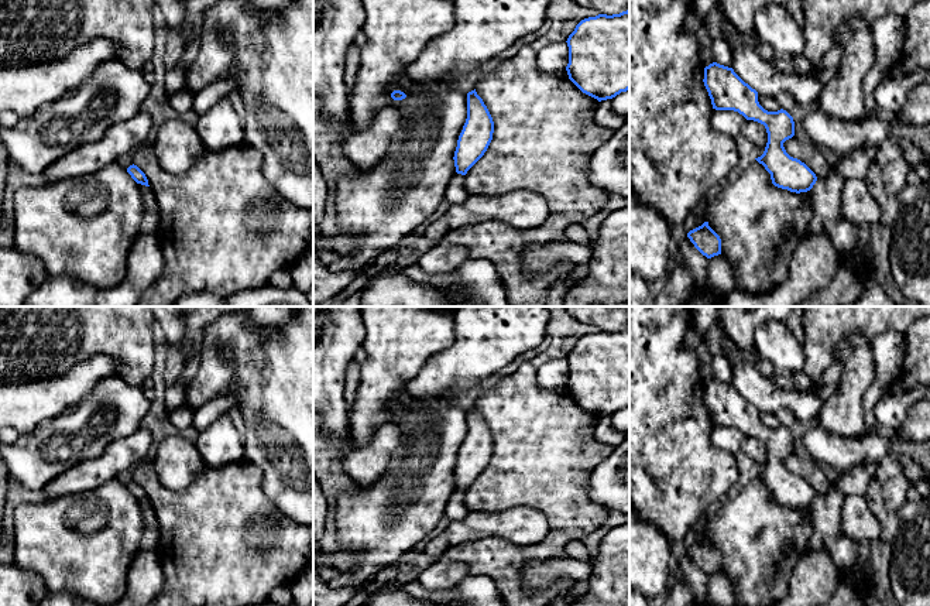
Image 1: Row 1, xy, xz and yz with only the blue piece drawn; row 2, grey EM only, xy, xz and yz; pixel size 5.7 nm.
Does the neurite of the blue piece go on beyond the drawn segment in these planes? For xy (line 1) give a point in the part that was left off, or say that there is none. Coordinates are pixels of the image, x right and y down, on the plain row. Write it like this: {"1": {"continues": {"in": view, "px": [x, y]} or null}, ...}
{"1": {"continues": null}}

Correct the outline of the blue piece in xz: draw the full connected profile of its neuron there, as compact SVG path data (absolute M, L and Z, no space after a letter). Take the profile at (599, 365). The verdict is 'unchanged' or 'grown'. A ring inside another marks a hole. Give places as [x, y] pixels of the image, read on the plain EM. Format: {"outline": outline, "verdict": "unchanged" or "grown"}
{"outline": "M629 326L581 336L567 355L569 396L598 418L629 405Z", "verdict": "unchanged"}

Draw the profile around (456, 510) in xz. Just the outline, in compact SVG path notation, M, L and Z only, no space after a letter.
M456 489L445 507L445 516L452 523L457 523L463 520L469 513L470 511L464 504L464 492Z

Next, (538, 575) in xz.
M569 557L535 561L521 568L521 582L529 592L546 589L560 579L587 581L591 566Z

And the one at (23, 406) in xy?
M92 355L54 377L0 384L0 429L11 427L21 435L28 434L87 397L104 379L119 374L119 360Z

